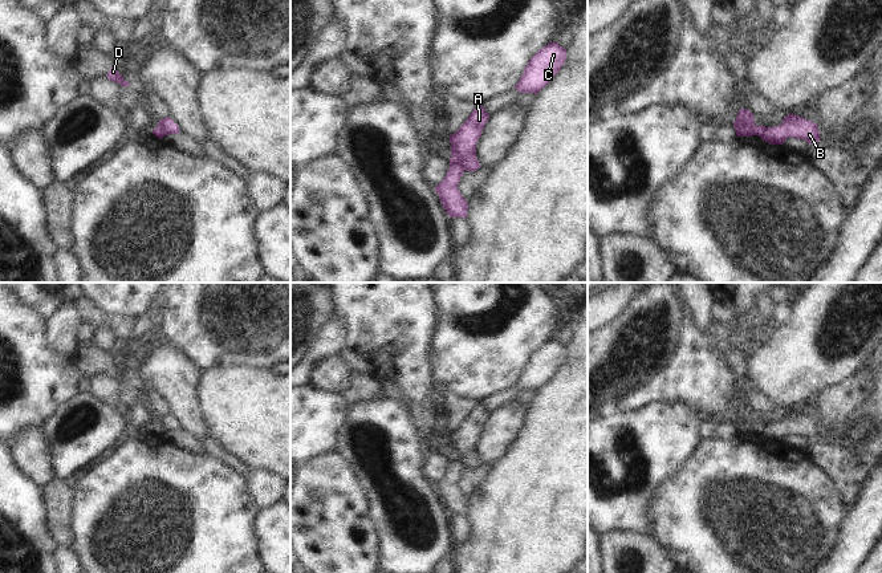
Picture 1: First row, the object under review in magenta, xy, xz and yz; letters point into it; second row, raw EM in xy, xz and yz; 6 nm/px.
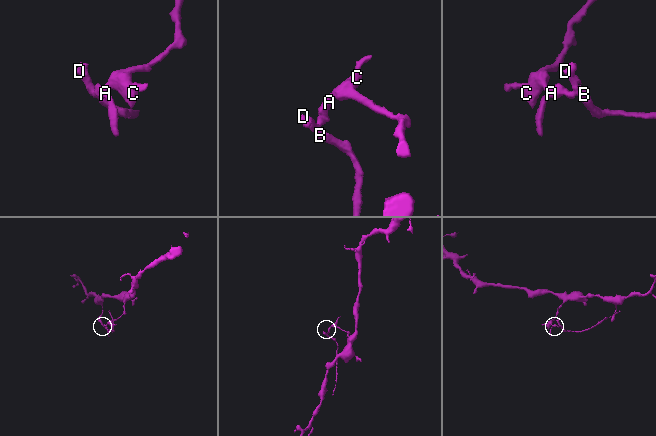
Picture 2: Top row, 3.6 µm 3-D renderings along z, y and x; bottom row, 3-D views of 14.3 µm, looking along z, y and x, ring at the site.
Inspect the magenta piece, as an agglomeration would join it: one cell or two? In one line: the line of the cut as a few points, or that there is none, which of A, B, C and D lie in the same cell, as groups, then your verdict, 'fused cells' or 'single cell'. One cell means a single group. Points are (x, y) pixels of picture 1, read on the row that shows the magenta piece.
xz (452, 155), (464, 169) | A C / B D | fused cells

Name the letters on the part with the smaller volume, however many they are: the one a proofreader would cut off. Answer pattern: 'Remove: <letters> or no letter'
Remove: B, D

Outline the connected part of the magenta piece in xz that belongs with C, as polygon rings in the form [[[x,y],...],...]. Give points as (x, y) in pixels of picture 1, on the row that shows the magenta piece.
[[[549,42],[528,62],[515,89],[520,93],[537,94],[558,73],[566,60],[566,49],[558,42]]]

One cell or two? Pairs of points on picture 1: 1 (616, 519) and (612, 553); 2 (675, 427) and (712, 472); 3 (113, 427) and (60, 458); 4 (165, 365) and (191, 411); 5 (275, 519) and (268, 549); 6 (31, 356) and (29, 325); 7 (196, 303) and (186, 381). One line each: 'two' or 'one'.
1: two
2: two
3: one
4: one
5: one
6: one
7: two

